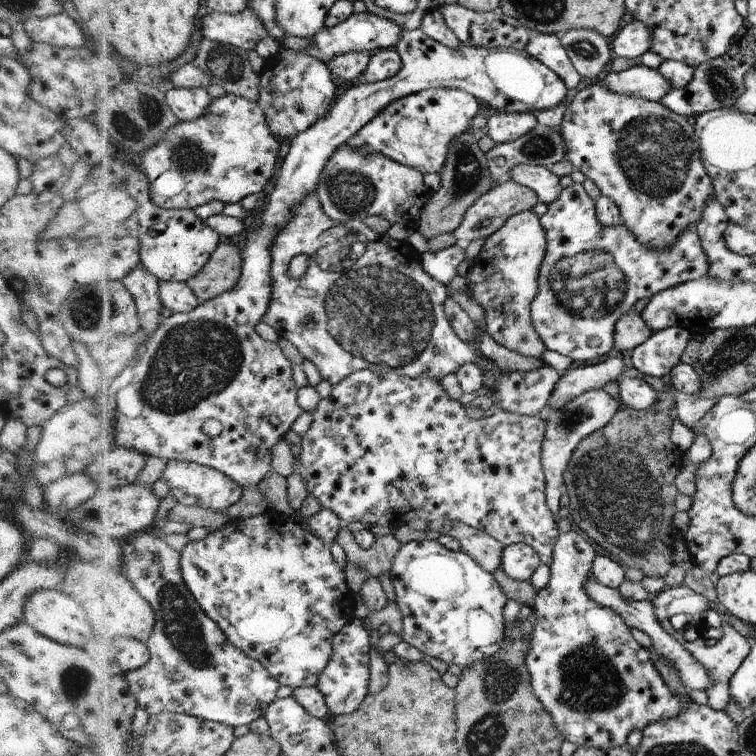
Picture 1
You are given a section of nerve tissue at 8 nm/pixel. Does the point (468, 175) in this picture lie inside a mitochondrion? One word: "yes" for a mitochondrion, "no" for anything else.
yes

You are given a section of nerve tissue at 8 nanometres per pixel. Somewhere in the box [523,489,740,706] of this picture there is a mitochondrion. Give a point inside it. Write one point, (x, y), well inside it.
(705, 623)

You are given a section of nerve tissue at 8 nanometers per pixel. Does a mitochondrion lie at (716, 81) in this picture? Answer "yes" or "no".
yes

